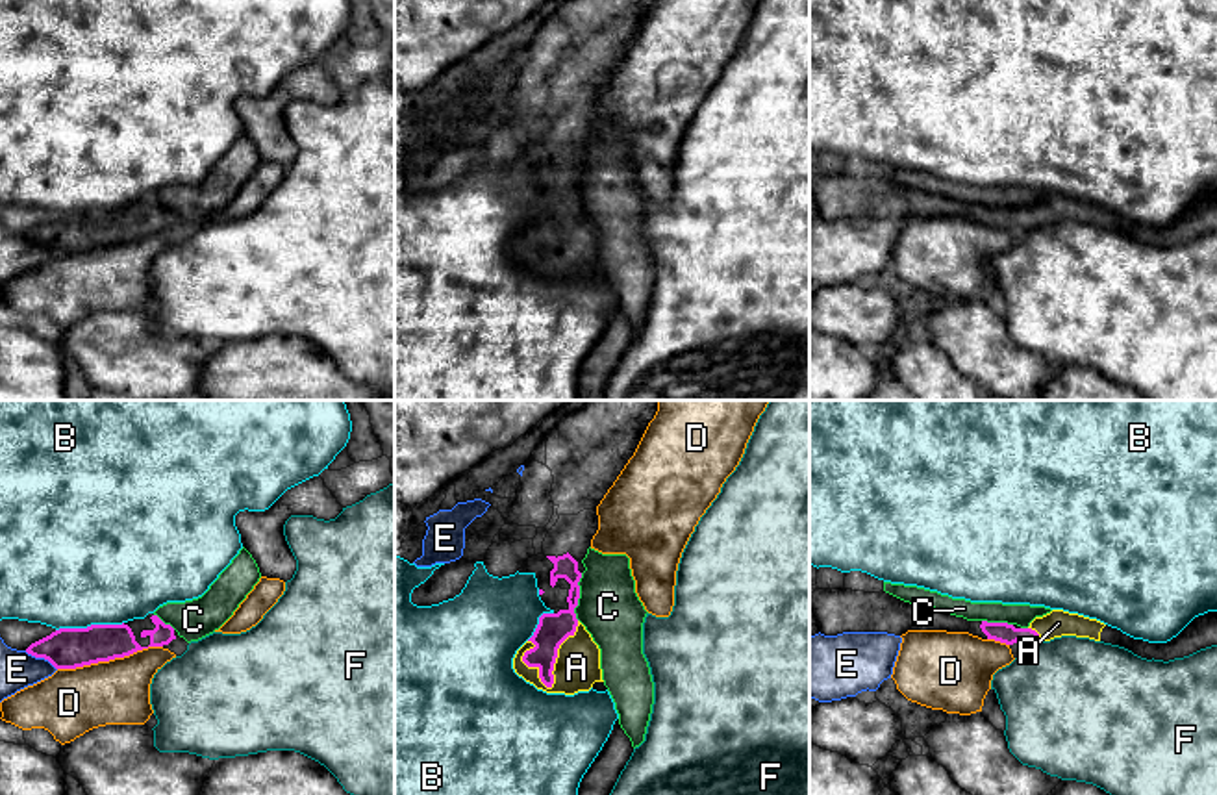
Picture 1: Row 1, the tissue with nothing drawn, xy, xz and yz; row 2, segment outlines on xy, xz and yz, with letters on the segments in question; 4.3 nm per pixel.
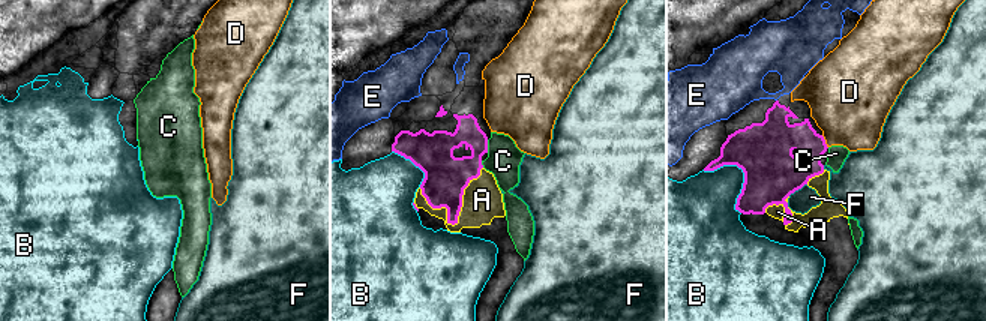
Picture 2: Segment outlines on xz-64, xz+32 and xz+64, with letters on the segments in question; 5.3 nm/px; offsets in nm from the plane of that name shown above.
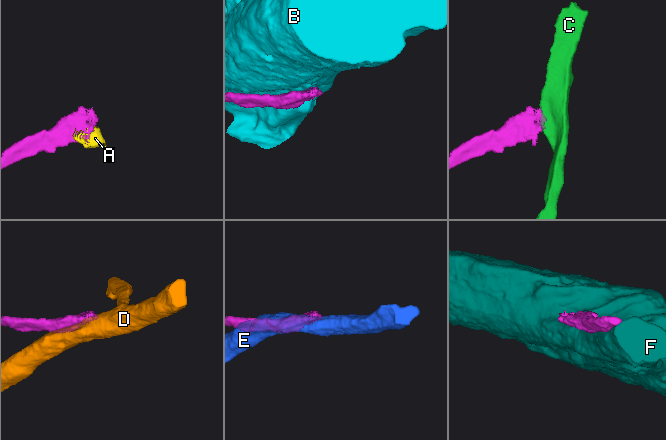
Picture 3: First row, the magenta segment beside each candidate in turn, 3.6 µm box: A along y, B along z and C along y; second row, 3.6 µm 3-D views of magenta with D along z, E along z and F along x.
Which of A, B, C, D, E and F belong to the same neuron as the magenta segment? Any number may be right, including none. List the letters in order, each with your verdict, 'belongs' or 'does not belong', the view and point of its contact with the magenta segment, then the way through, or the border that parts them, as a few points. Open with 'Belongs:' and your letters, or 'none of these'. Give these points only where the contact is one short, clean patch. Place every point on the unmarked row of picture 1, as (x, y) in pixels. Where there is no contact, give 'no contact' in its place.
Belongs: A
A: belongs; contact xz (556, 239)
B: does not belong; contact xy (91, 210)
C: does not belong; contact xz (578, 182); border xz (582, 158), (575, 193), (577, 204)
D: does not belong; contact xy (110, 243)
E: does not belong; contact xy (41, 241)
F: does not belong; contact yz (1032, 227)

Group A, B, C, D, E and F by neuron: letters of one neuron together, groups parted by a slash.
A / B / C / D / E / F

